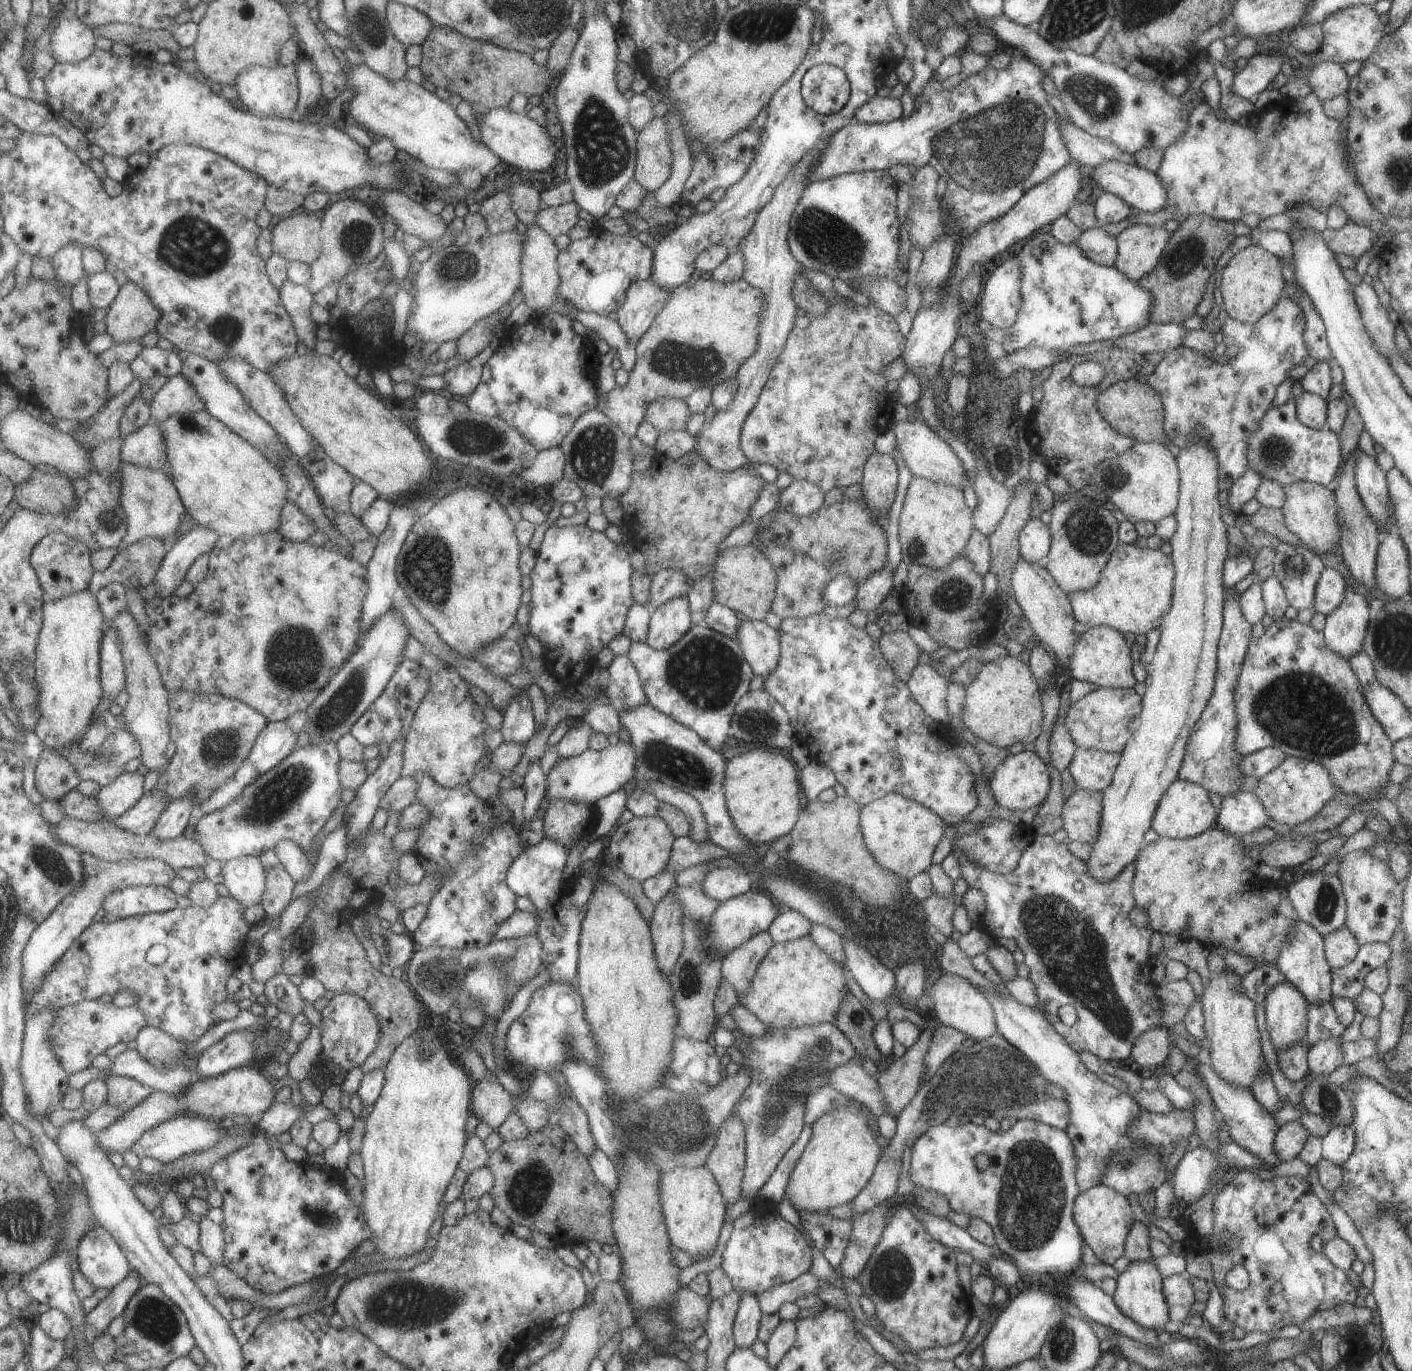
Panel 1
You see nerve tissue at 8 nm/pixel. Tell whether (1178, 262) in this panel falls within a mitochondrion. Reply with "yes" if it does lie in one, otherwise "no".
yes

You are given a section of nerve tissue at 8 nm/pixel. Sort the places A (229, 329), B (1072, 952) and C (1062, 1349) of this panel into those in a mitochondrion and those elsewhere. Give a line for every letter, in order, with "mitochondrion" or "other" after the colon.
A: mitochondrion
B: mitochondrion
C: mitochondrion

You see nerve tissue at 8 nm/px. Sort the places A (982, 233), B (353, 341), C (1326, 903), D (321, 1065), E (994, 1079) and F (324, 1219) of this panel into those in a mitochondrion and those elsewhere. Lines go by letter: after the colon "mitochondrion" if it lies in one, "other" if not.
A: other
B: other
C: mitochondrion
D: other
E: mitochondrion
F: mitochondrion

